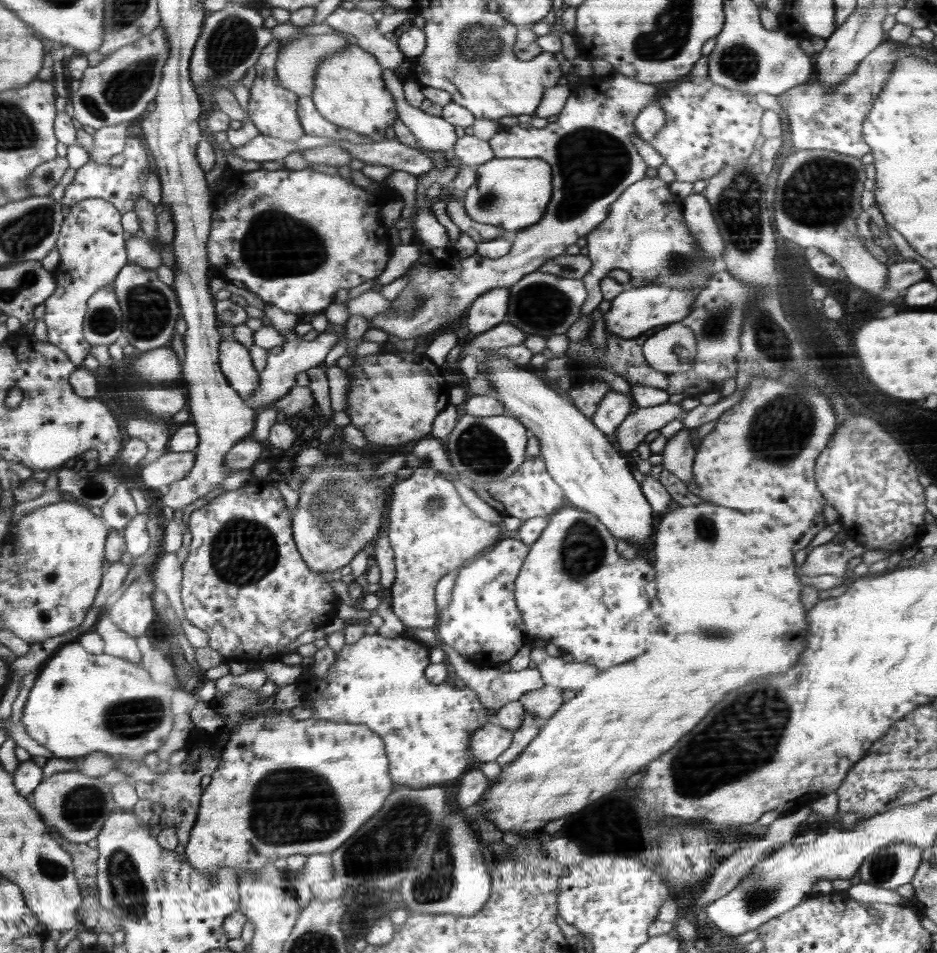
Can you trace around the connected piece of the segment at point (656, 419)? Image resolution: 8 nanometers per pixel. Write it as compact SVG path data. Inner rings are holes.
M666 402L664 404L640 408L638 407L622 421L615 432L614 446L618 450L628 452L637 448L644 441L647 434L653 430L660 430L675 418L680 419L685 411L680 404Z

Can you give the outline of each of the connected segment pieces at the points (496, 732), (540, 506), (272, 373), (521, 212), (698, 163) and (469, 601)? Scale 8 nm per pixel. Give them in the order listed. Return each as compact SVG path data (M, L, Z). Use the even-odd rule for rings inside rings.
M492 722L485 724L473 734L471 749L475 762L497 760L513 742L513 731Z
M542 457L527 458L512 476L504 480L474 482L472 490L486 504L501 512L504 516L516 516L522 522L538 516L554 514L558 508L568 504L565 493L550 476Z
M334 303L333 305L330 305L329 309L326 310L326 318L329 320L330 328L339 327L339 329L325 330L316 335L314 340L305 341L296 333L296 331L294 331L297 323L297 316L289 311L273 306L272 304L266 304L263 311L265 312L265 316L270 320L271 326L283 336L283 340L285 341L284 346L281 346L281 351L278 352L278 354L268 354L266 368L260 373L260 384L258 385L258 388L255 390L252 397L245 399L249 407L253 409L259 406L266 407L279 398L286 396L293 387L298 373L305 372L305 370L312 367L318 367L345 334L348 319L345 303Z
M494 157L475 168L478 169L478 186L463 197L470 219L504 230L519 231L536 225L546 214L546 206L552 198L553 174L545 159Z
M708 77L693 82L682 82L666 94L662 94L662 98L656 102L662 105L666 113L665 126L656 134L651 144L654 150L664 157L664 164L672 168L676 180L680 182L708 180L725 166L734 166L747 160L750 156L750 148L754 150L756 140L760 136L762 108L756 102L752 102L752 96L746 96L740 91L732 91L717 83L713 84Z
M506 538L502 539L501 542L498 542L497 546L491 547L491 550L486 552L486 554L482 554L478 556L472 563L468 563L467 566L464 566L460 572L458 572L458 577L456 578L454 588L452 590L452 599L448 604L448 607L442 611L441 622L438 623L438 627L436 627L436 636L437 638L443 642L444 644L448 644L452 647L452 650L456 650L456 652L465 657L470 663L473 665L477 665L478 667L488 667L491 668L495 673L495 668L497 664L509 661L524 644L528 644L528 632L526 632L526 626L524 626L524 622L522 622L522 616L520 616L521 612L516 608L516 599L515 599L515 581L519 576L520 570L522 569L524 560L528 555L528 550L530 550L530 546L526 546L526 543L522 543L521 539L516 538Z

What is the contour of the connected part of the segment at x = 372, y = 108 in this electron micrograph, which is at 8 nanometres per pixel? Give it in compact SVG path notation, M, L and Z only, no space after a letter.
M354 42L347 44L344 50L327 56L320 67L316 68L314 91L310 98L313 99L322 117L340 127L356 131L360 135L366 135L368 139L372 139L374 142L382 141L386 137L386 128L392 127L392 124L398 119L392 94L386 90L384 80L382 80L382 66L378 58L372 51L365 50L364 47L360 47Z

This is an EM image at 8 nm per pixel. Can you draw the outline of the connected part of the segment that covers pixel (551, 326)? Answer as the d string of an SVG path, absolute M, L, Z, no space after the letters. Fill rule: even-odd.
M536 270L509 287L509 294L509 310L504 324L515 326L527 336L541 336L546 340L555 334L564 334L580 318L587 290L581 279L558 278Z

